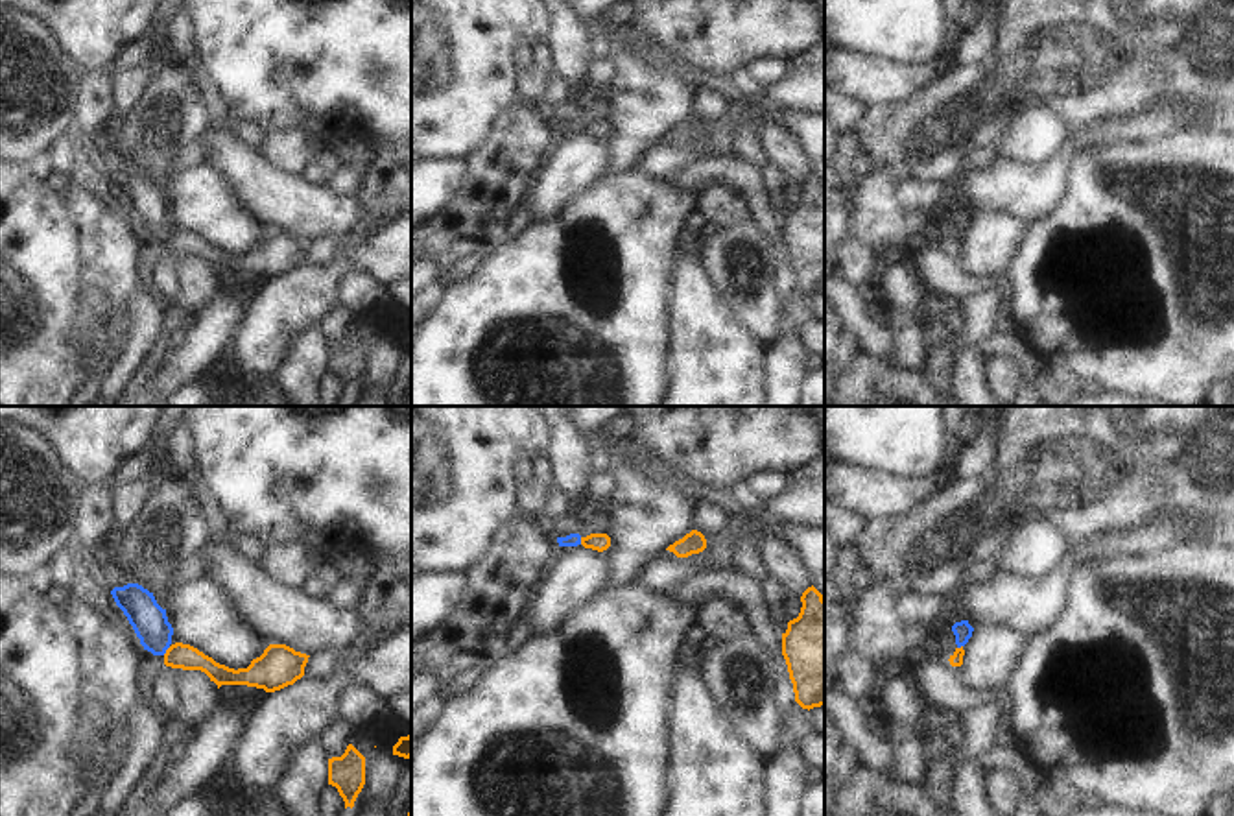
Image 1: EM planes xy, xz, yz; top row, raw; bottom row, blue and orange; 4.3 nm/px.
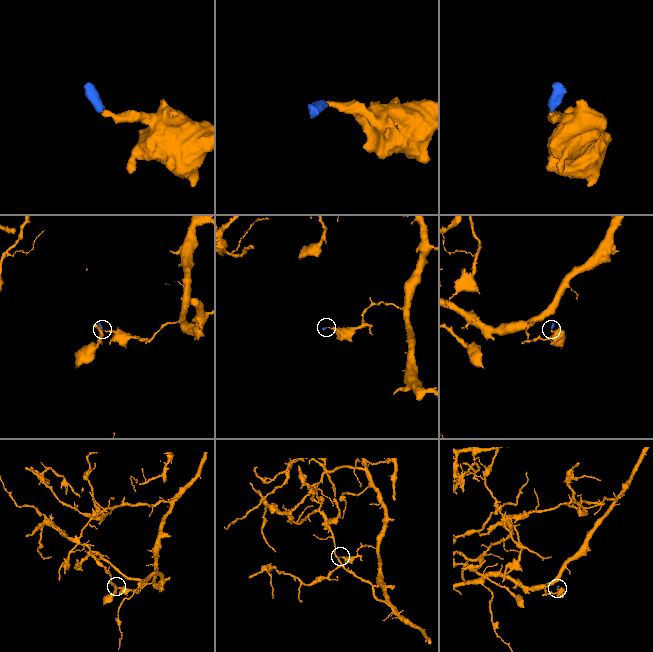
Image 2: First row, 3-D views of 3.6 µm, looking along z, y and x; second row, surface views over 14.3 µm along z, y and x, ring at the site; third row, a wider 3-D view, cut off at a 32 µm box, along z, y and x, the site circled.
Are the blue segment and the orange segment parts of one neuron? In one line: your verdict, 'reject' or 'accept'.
reject

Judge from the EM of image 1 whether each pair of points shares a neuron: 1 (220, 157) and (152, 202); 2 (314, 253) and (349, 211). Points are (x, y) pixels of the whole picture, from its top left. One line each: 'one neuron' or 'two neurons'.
1: two neurons
2: two neurons

